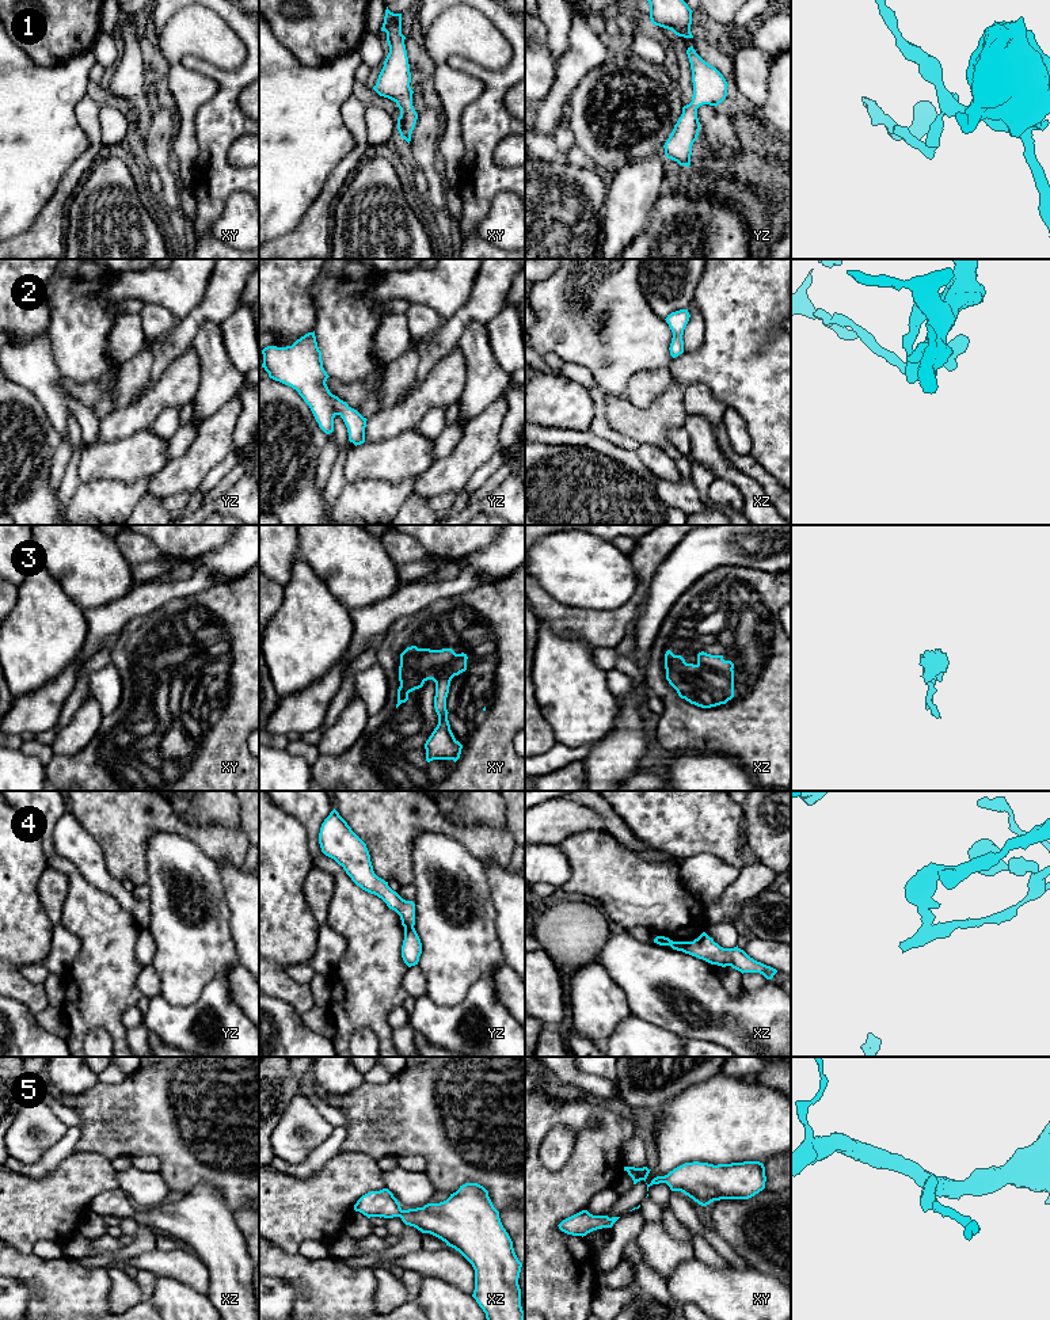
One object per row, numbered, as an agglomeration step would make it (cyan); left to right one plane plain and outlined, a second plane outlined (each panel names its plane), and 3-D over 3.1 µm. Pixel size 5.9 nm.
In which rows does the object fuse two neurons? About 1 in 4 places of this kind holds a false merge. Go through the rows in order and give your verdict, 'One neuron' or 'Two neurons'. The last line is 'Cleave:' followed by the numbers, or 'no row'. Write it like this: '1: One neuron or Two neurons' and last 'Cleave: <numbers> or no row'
1: One neuron
2: One neuron
3: One neuron
4: Two neurons
5: One neuron
Cleave: 4

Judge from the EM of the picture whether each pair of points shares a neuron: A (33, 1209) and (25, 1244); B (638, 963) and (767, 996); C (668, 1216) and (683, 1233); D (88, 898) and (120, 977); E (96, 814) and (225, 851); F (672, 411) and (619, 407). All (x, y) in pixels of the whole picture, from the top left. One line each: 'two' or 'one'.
A: one
B: one
C: one
D: one
E: one
F: one

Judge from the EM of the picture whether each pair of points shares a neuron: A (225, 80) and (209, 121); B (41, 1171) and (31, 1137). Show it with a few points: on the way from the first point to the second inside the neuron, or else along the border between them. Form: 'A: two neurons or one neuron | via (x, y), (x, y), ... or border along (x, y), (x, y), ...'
A: one neuron | via (225, 90), (225, 105), (219, 111)
B: two neurons | border along (63, 1138), (33, 1163), (14, 1159)

